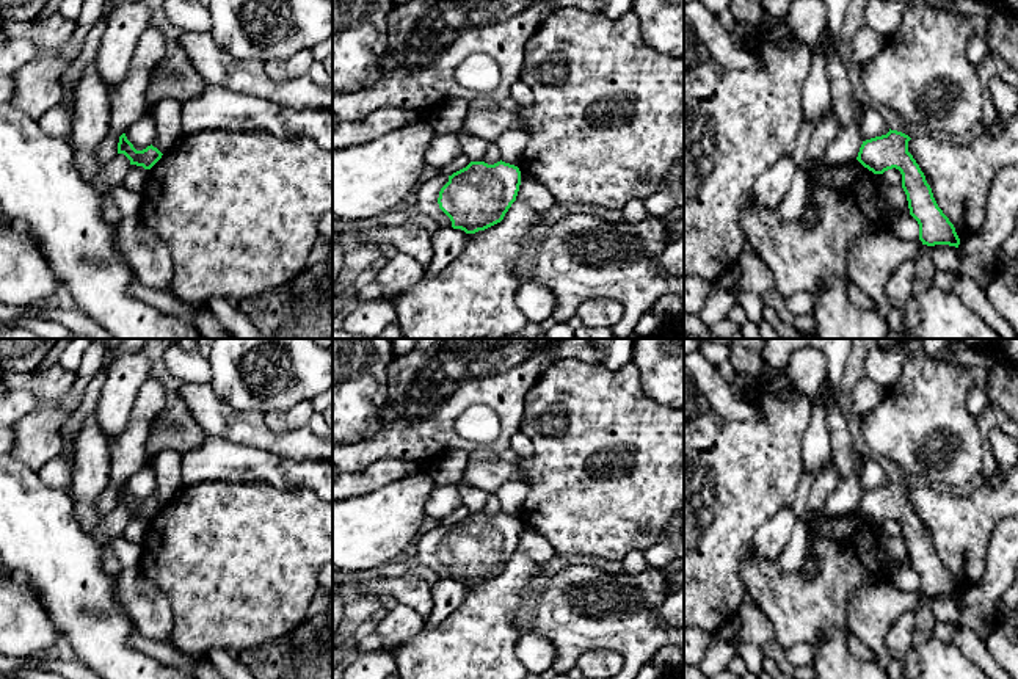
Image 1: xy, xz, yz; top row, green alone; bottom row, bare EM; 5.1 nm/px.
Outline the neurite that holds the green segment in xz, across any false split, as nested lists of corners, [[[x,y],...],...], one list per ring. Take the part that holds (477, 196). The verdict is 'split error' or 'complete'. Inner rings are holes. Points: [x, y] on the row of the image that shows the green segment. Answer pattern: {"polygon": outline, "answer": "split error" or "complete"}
{"polygon": [[[471,162],[452,176],[438,174],[414,194],[417,210],[441,227],[475,234],[500,223],[516,201],[521,185],[518,166]]], "answer": "split error"}

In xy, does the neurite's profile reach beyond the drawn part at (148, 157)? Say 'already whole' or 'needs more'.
already whole

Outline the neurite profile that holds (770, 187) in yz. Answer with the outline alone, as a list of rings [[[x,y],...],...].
[[[794,155],[781,157],[772,168],[764,171],[753,183],[754,202],[764,209],[778,209],[797,172]]]

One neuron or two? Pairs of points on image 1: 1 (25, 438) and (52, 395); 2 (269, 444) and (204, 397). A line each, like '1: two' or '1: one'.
1: one
2: one

